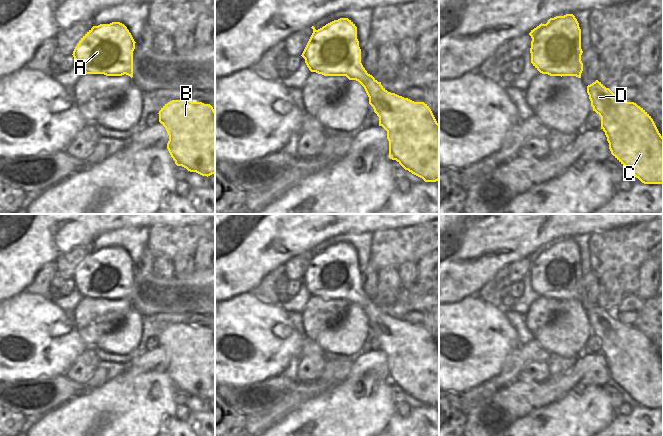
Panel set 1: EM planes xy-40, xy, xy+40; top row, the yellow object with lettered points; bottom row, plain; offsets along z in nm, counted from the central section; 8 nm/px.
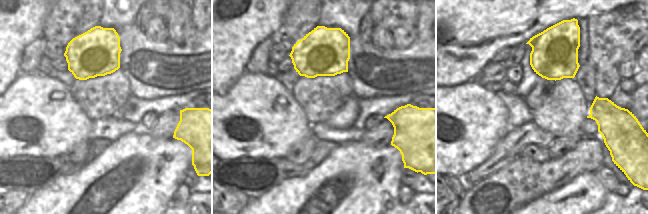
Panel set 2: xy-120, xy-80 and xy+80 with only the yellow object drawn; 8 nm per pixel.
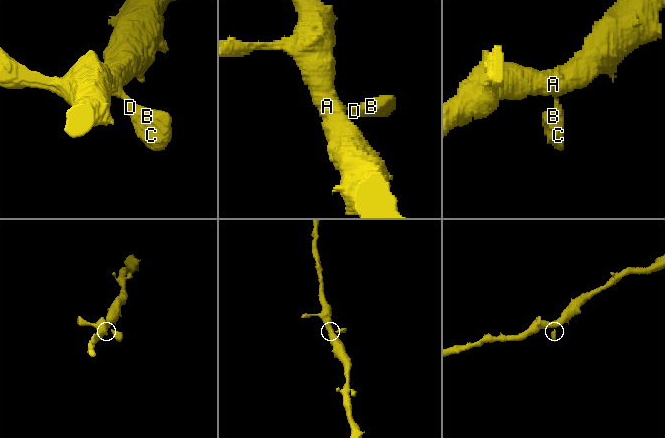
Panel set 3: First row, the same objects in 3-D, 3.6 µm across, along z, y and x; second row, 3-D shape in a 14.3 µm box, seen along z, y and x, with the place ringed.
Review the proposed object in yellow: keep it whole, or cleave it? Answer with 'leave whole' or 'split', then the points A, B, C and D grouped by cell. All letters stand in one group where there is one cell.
leave whole | A B C D

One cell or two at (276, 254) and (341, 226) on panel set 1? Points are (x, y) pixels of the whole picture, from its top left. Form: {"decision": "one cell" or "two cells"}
{"decision": "one cell"}

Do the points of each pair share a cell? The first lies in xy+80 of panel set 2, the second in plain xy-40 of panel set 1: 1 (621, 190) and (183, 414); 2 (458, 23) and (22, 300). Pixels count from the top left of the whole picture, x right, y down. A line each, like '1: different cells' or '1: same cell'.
1: same cell
2: different cells

